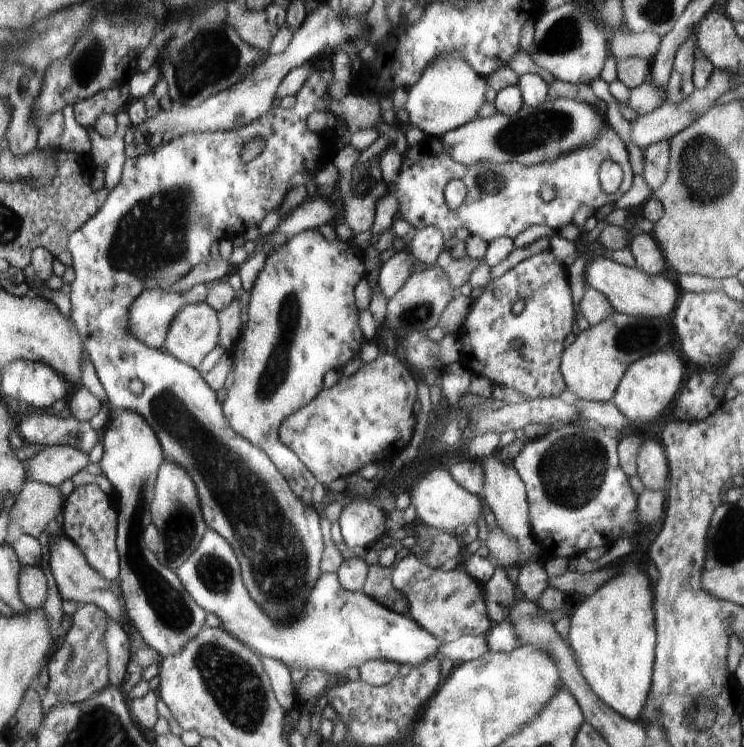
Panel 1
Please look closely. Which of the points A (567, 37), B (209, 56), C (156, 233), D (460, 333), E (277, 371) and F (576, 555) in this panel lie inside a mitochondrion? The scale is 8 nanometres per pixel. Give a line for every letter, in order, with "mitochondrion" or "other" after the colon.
A: mitochondrion
B: mitochondrion
C: mitochondrion
D: other
E: mitochondrion
F: other

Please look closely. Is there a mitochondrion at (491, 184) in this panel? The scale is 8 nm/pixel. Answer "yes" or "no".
yes

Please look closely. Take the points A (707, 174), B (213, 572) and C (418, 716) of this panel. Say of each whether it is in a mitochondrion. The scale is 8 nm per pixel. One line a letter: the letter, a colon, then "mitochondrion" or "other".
A: mitochondrion
B: mitochondrion
C: other

